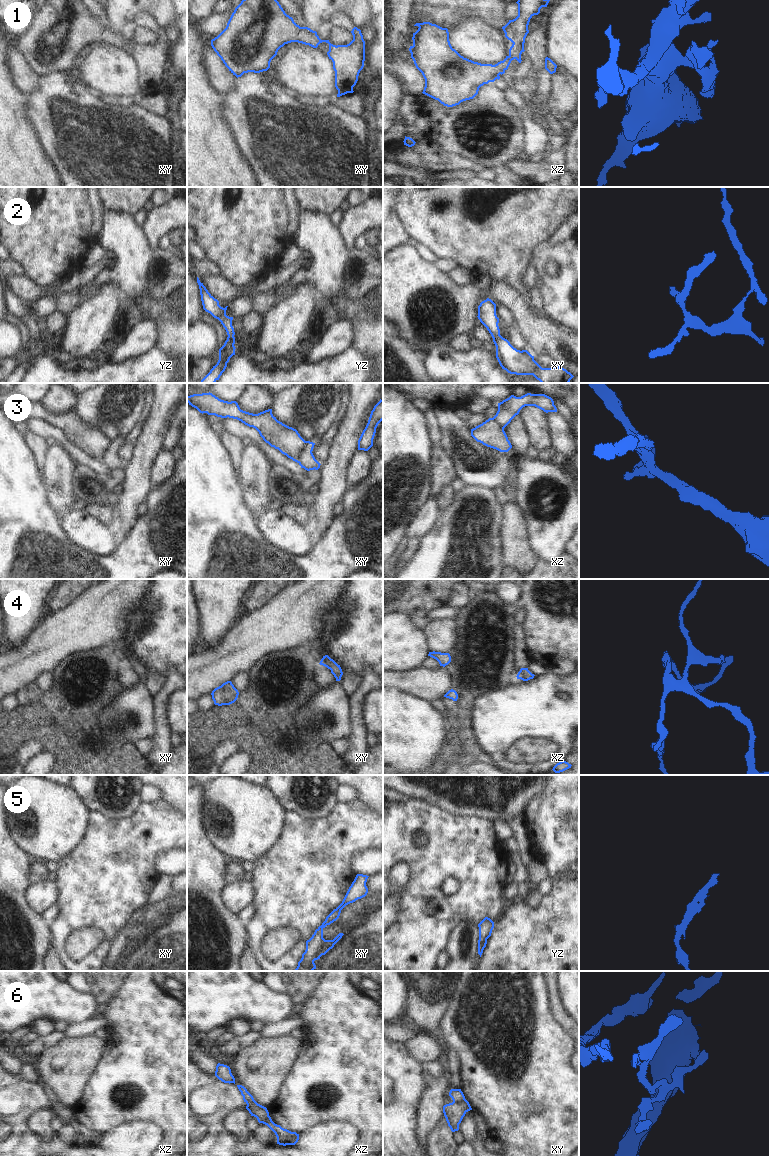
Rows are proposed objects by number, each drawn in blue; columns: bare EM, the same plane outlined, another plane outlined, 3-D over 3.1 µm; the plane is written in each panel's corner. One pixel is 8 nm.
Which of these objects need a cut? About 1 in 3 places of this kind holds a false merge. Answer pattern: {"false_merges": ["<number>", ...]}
{"false_merges": ["3", "6"]}

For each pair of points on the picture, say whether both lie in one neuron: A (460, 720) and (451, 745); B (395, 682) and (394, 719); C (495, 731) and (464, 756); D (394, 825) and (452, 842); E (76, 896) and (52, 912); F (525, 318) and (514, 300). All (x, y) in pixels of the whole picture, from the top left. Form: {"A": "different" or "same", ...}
{"A": "different", "B": "different", "C": "different", "D": "same", "E": "different", "F": "same"}

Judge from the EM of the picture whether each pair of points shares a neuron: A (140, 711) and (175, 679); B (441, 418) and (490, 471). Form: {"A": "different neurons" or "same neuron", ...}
{"A": "different neurons", "B": "same neuron"}

